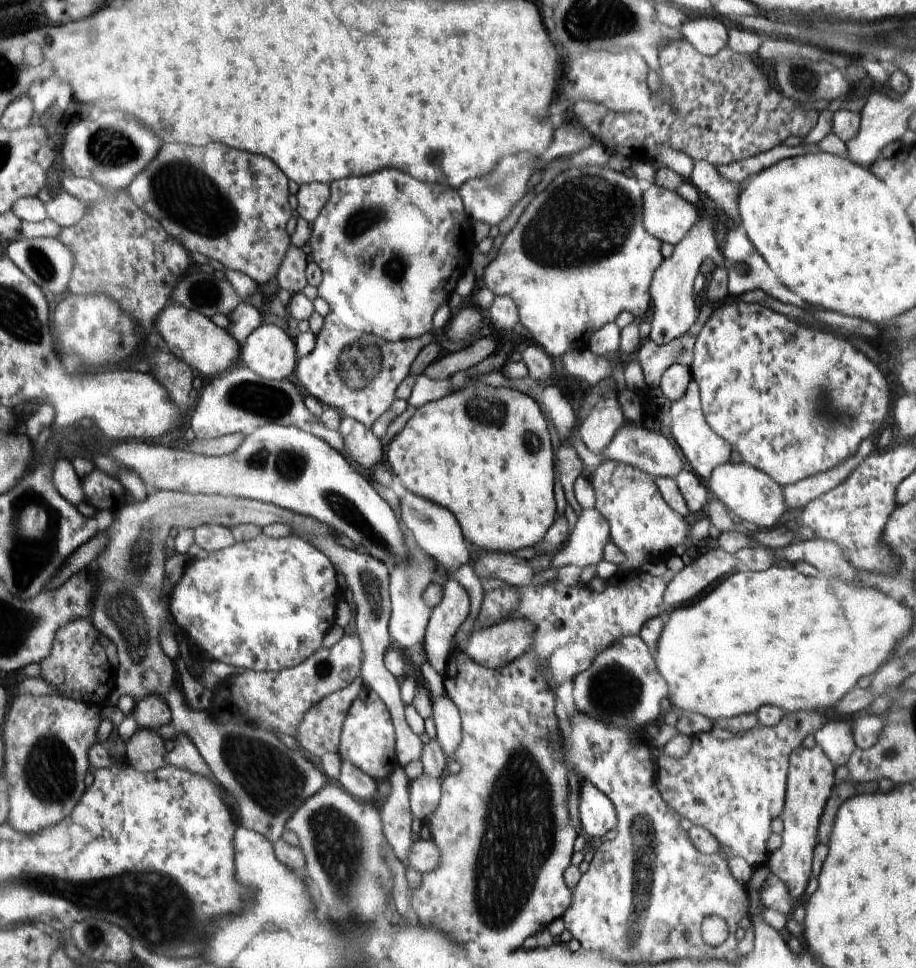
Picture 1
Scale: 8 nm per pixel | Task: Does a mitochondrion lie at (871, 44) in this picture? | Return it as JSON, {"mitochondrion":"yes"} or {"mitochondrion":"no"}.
{"mitochondrion":"no"}

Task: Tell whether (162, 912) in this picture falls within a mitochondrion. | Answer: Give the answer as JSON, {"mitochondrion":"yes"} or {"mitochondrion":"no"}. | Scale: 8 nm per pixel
{"mitochondrion":"yes"}

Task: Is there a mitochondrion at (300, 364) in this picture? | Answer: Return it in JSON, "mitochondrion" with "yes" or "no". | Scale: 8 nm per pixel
{"mitochondrion":"no"}

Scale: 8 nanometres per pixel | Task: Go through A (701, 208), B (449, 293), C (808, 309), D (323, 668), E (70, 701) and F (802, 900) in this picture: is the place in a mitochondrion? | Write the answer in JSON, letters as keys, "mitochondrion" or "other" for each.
{"A":"other","B":"other","C":"other","D":"mitochondrion","E":"other","F":"other"}

